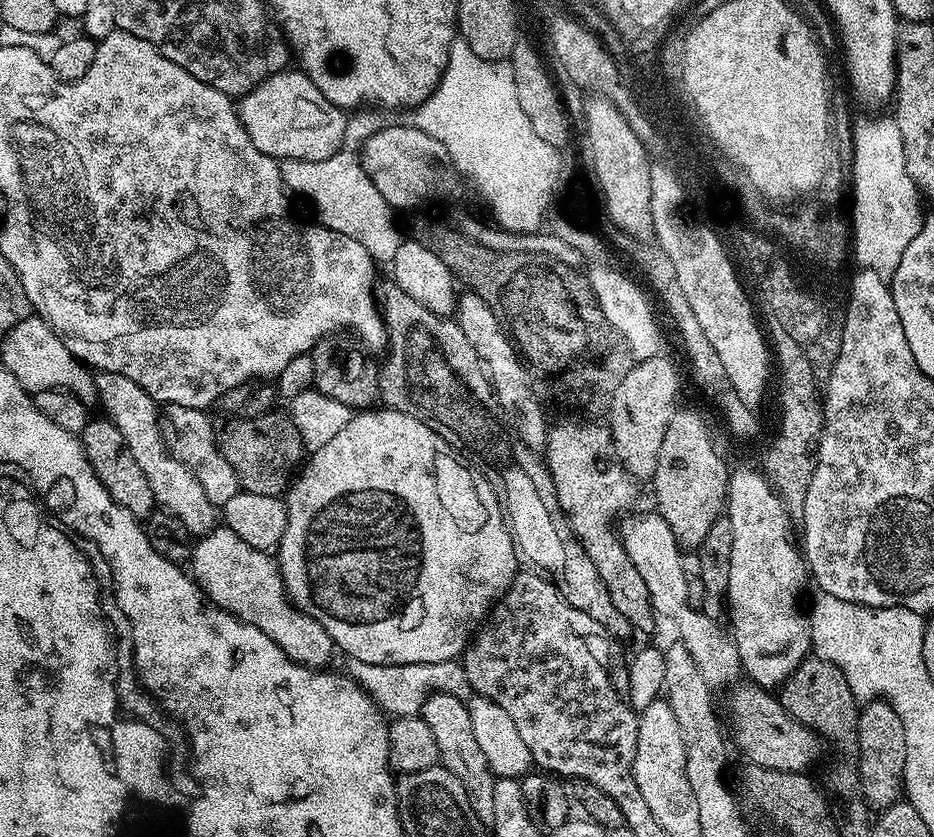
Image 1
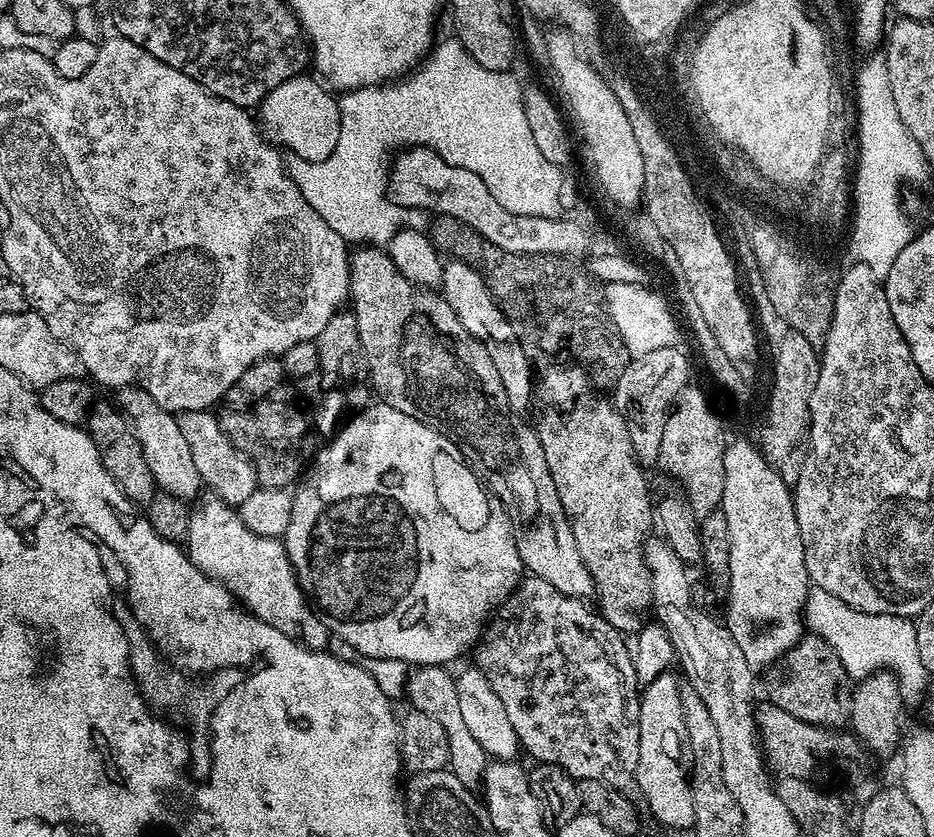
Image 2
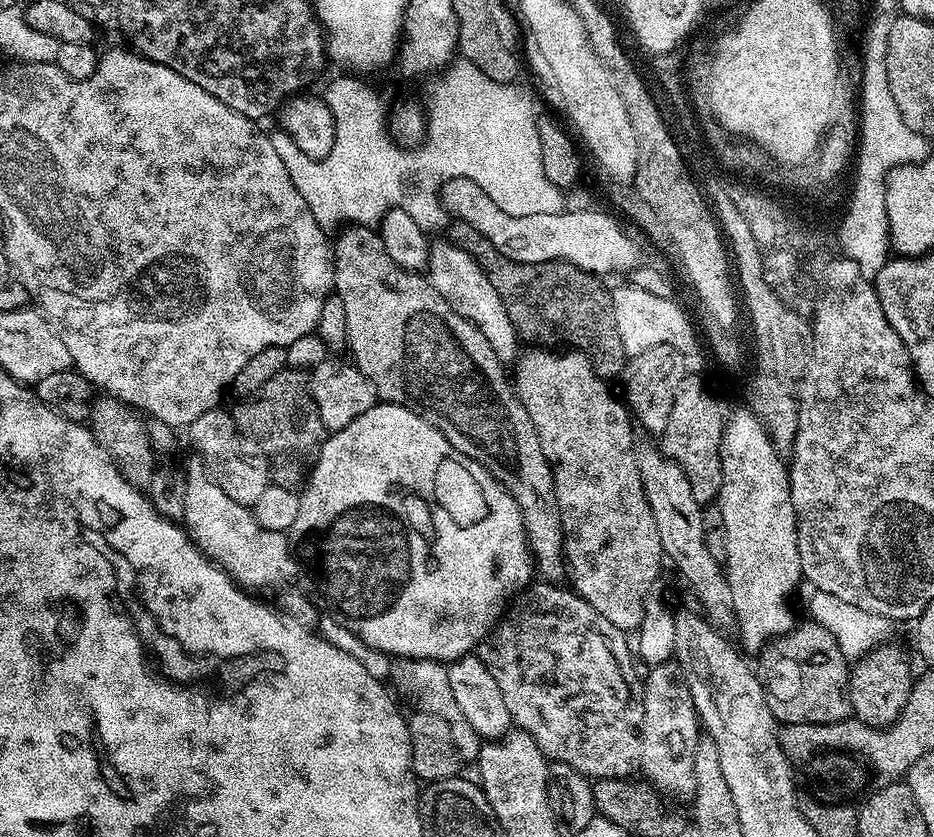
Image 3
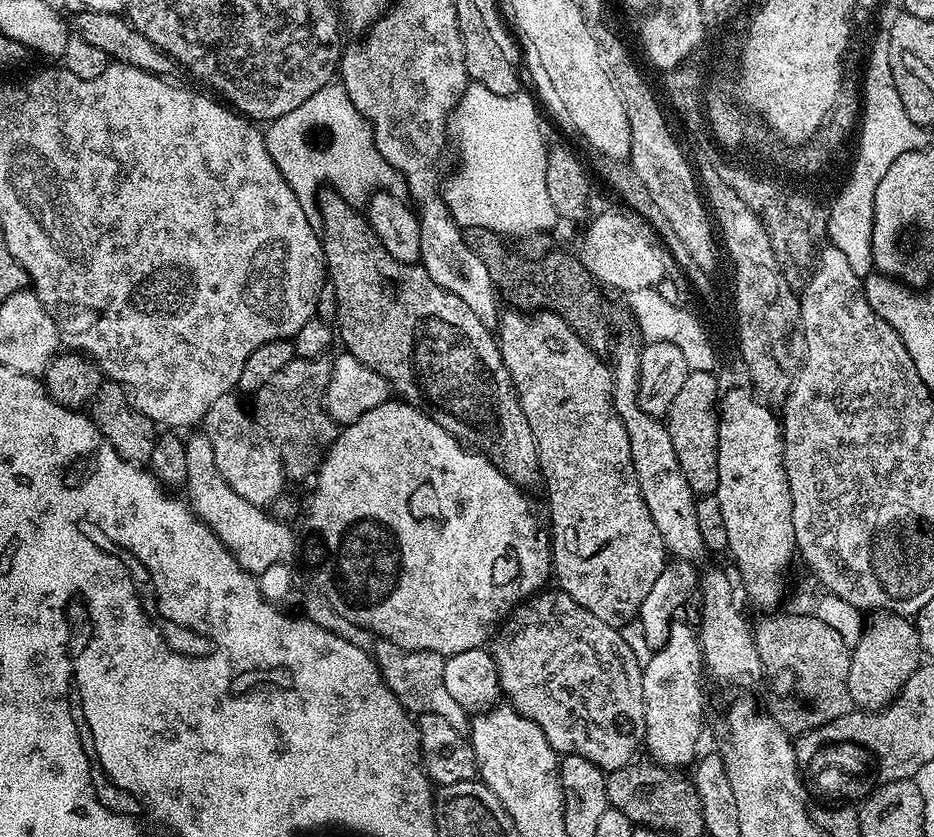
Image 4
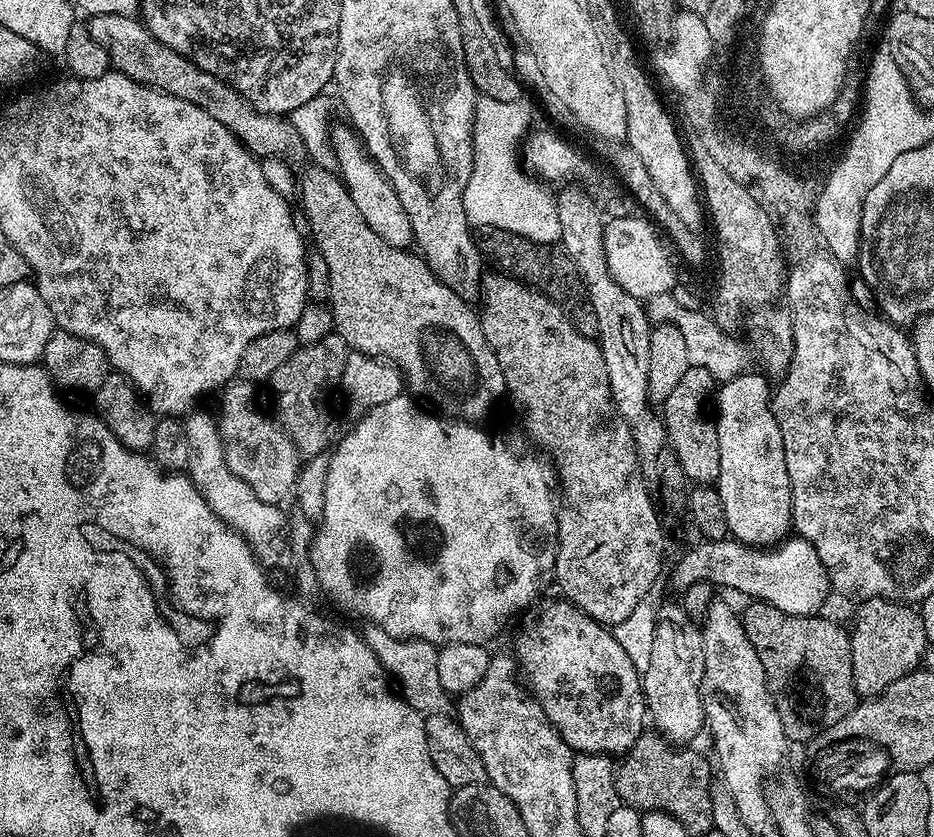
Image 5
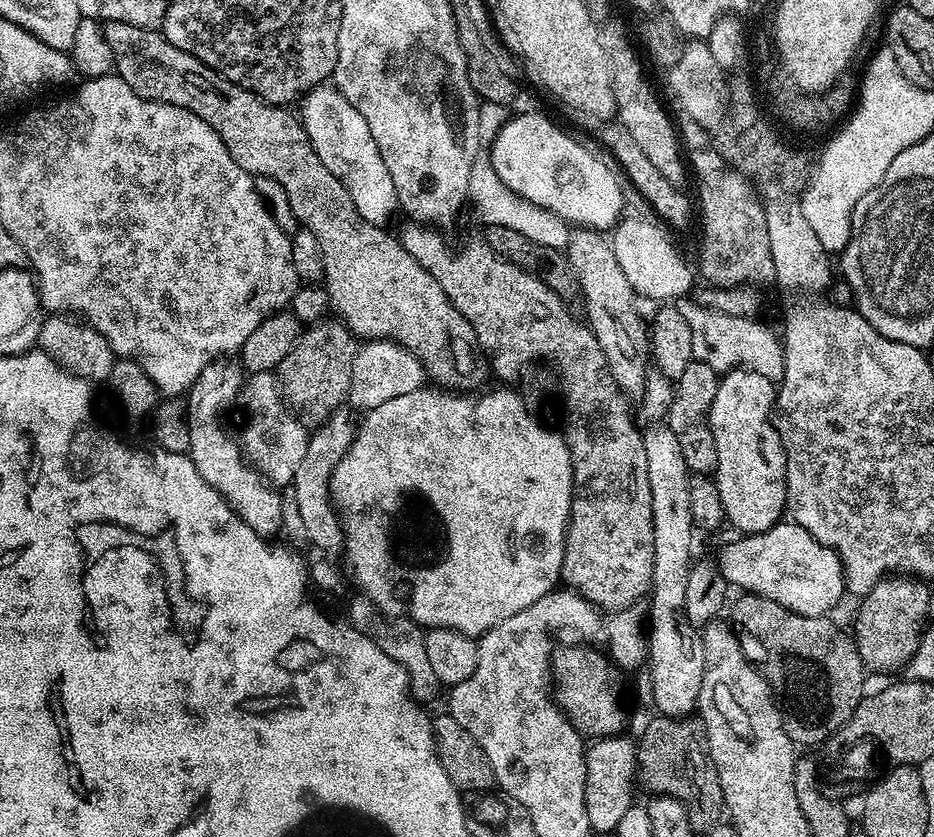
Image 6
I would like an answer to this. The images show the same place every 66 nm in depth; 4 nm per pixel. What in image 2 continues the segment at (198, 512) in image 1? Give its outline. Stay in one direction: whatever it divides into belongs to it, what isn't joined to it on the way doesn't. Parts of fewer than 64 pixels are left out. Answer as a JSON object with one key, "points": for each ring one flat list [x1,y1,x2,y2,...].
{"points":[[121,388,115,396,115,403,127,416,132,433,138,438,138,446,142,446,142,458,146,458,146,466,150,466,150,474,154,474,157,489,185,502,195,501,201,495,202,481,198,466,194,466,194,457,190,455,190,445,186,443,180,429,179,419,162,406,158,406,152,395,141,388]]}

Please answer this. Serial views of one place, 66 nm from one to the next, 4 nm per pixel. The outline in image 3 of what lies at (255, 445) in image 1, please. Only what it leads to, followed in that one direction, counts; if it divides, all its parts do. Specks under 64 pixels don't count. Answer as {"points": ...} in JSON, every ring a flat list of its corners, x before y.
{"points":[[286,367,274,374,255,396,236,403,240,404,230,408,234,422,245,437,260,445,260,451,268,459,271,483,299,489,316,464,326,439,326,429,312,397,309,377,299,368]]}

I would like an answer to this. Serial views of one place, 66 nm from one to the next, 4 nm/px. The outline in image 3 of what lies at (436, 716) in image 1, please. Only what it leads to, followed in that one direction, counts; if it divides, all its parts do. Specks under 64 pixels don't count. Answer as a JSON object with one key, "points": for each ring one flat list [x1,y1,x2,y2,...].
{"points":[[405,656,393,659,390,684,395,695,405,705,409,704,409,709,438,714,438,718,443,718,446,726,450,726,450,735,454,738,454,746,460,751,460,755,465,761,475,761,479,757,482,738,474,730,474,726,470,726,470,722,466,722,465,716,462,715,462,709,458,706,454,693,450,691,447,667,441,661,406,658]]}

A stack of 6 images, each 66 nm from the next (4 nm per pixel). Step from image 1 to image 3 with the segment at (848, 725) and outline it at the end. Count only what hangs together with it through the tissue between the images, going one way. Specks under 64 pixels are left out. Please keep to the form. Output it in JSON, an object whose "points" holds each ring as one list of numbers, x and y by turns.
{"points":[[810,618,805,624,797,623,789,632,770,641,758,653,758,675,763,683,764,692,768,695,770,710,777,714,789,712,793,724,829,724,846,720,852,716,850,694,848,693,848,677,850,662,838,648,838,641,826,626,816,624]]}

